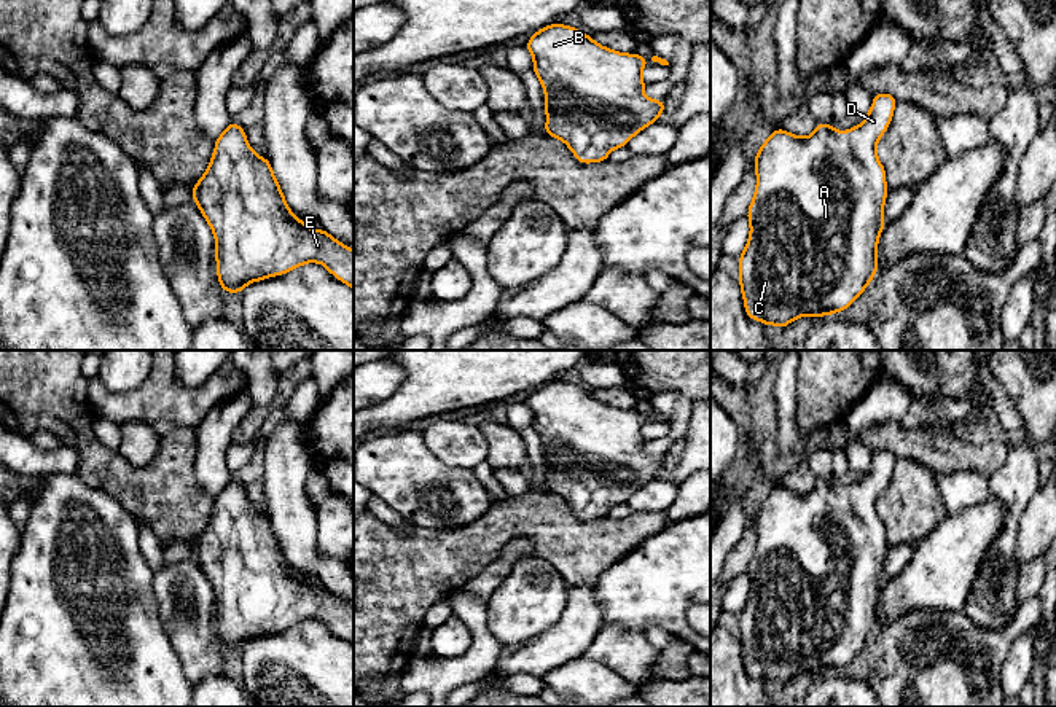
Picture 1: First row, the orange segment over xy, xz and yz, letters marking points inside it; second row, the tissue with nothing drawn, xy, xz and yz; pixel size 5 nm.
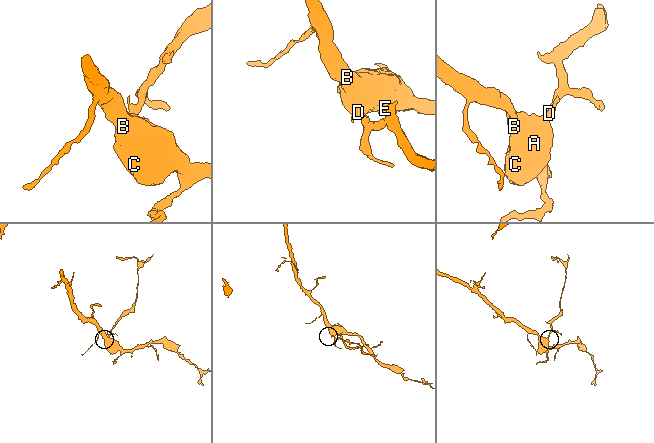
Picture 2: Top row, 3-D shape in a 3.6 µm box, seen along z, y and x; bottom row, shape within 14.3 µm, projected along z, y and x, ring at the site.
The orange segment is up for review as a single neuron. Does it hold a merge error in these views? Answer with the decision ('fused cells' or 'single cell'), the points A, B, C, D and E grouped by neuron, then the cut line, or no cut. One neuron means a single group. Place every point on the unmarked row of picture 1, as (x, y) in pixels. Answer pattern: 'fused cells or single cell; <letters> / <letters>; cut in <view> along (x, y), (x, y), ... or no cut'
single cell; A B C D E; no cut

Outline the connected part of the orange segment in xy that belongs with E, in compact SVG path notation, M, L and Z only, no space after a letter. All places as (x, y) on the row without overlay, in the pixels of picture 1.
M231 478L215 497L210 521L191 546L193 557L215 592L217 632L226 650L242 650L252 639L287 631L304 619L323 621L354 646L354 607L293 572L271 519L248 503L245 486L239 481Z

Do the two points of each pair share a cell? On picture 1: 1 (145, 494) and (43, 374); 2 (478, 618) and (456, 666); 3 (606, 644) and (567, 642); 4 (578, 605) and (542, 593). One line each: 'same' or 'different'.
1: same
2: same
3: different
4: different

